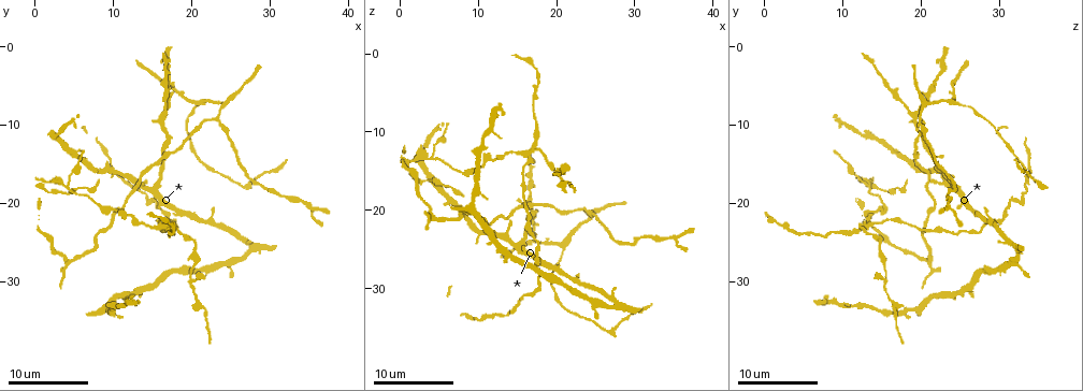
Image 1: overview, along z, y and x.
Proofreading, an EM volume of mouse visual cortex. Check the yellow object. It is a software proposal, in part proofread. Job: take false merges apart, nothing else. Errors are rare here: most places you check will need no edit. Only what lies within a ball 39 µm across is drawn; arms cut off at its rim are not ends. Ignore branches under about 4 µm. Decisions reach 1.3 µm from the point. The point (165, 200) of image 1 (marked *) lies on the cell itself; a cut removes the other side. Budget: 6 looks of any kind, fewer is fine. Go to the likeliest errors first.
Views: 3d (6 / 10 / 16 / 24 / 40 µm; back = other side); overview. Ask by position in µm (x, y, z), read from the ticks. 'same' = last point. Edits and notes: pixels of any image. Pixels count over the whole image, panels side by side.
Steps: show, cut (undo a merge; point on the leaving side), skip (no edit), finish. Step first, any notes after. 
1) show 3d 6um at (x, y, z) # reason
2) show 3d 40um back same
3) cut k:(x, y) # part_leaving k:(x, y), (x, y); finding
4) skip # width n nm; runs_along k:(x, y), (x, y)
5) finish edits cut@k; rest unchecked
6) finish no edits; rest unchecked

show 3d 10um at (20.5, 7.0, 24.5) # three-way junction

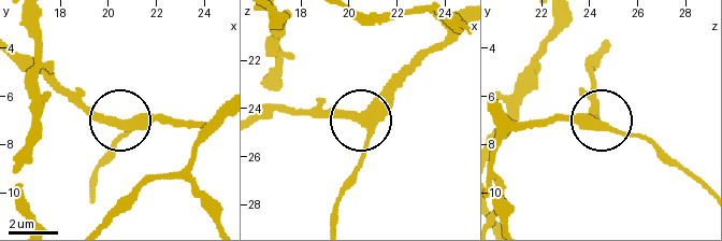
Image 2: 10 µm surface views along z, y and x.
show 3d 10um back at (20.6, 7.2, 24.4)

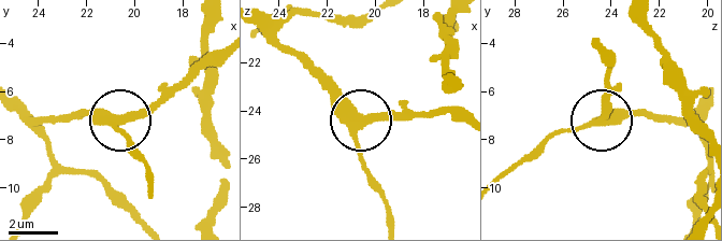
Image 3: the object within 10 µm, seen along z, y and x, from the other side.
skip # arms 3; runs_along 3:(135, 215), (61, 166), (39, 123), (129, 123), (170, 87); all the same cell

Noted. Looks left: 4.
show 3d 16um at (23.0, 9.5, 20.0)

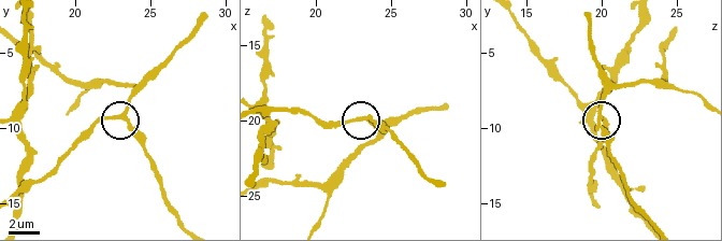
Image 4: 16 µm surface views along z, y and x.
show 3d 6um at (23.4, 9.4, 19.8)

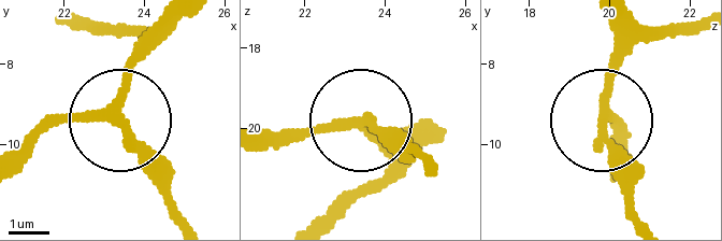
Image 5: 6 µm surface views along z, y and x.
skip # width 220 nm; runs_along 5:(24, 149), (54, 122), (105, 117), (184, 217); continuous, no second cell

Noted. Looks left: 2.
show 3d 16um at (13.0, 17.0, 21.0) # three-way junction

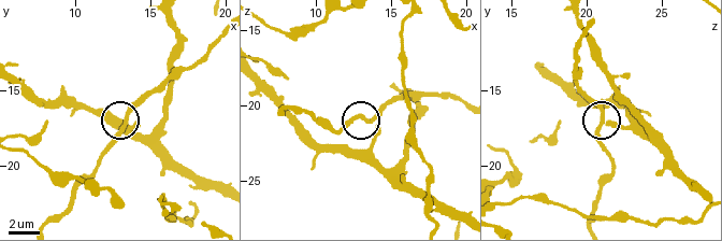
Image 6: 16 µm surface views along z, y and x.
show 3d 6um at (13.2, 17.0, 21.0) # zoom in

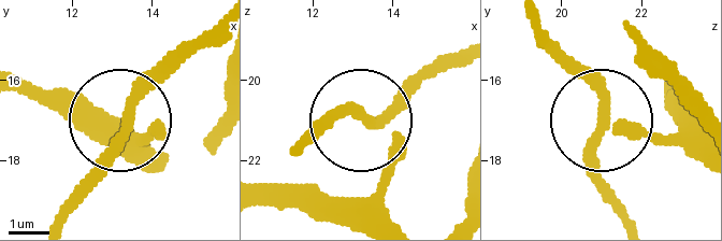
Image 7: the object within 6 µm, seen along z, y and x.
skip # arms 3; runs_along 7:(155, 152), (148, 128), (128, 125), (76, 200); continuous, no second cell

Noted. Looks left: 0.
finish no edits; rest unchecked

